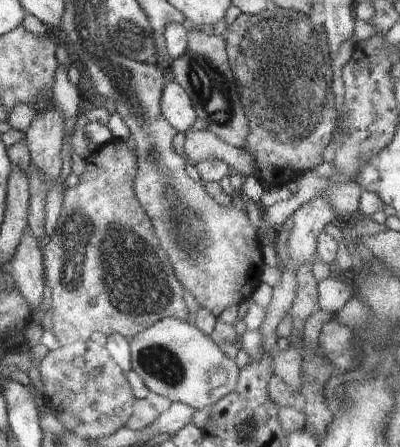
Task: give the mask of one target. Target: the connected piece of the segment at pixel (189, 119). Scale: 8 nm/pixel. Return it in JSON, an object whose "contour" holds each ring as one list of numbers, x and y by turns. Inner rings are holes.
{"contour":[[168,78,162,90,161,110,164,118,178,130,178,133,190,131,197,120,186,90,173,78]]}

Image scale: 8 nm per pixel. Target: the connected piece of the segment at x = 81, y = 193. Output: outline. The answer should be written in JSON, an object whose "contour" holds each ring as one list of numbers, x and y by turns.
{"contour":[[112,138,109,142,100,146,96,152,93,152,89,158,87,158,86,172,78,178,78,186,76,188,68,188,64,192,64,202,62,202,62,212,56,220,56,228,54,228,54,234,47,236,45,242,41,245,42,258,44,258,43,266,45,273,45,283,50,286,52,290,52,330,56,340,62,346,74,344,78,341,88,342,90,336,94,332,101,333,102,335,110,336,110,334,120,334,124,338,131,340,136,334,140,334,144,330,148,330,154,326,154,324,167,317,173,317,182,321,187,321,189,314,186,302,184,302,185,289,178,278,174,276,172,272,172,266,168,262,168,256,166,252,158,246,158,236,154,234,154,228,152,228,152,222,150,218,147,218,146,212,142,209,140,202,135,197,132,190,132,182,137,176,137,159,125,142,118,138]]}

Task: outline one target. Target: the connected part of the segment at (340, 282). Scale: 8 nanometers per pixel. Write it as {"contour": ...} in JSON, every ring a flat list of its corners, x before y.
{"contour":[[334,273,333,276,320,280,317,283,317,296,319,309,324,312,337,314,338,310,350,300,352,294,357,296,355,291,352,292,352,275]]}

